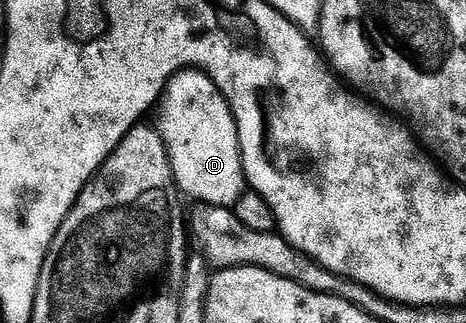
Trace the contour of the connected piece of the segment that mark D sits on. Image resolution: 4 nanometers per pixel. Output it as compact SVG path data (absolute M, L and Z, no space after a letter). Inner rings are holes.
M199 69L179 71L164 90L159 111L158 130L168 146L175 186L209 207L235 205L246 190L238 129L230 105L210 76Z

